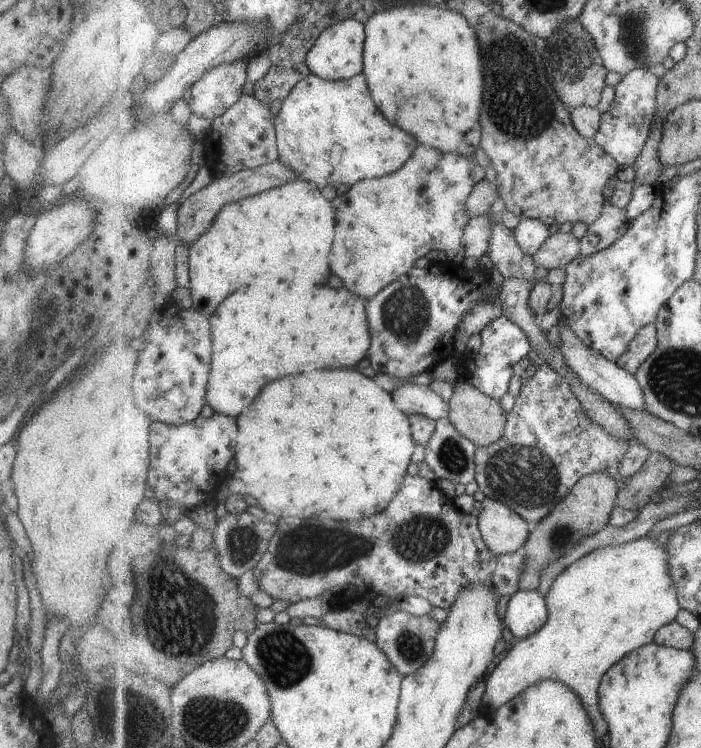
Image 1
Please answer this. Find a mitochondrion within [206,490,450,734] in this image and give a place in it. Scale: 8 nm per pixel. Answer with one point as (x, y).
(307, 551)

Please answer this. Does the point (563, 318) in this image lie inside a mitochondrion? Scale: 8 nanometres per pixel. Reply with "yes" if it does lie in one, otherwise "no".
no

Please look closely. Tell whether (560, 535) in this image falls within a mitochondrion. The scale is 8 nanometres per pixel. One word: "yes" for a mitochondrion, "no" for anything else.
yes

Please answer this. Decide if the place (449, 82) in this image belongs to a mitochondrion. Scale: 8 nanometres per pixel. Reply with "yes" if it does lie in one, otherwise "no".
no

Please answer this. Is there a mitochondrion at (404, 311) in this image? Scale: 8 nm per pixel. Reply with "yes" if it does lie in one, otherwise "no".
yes

